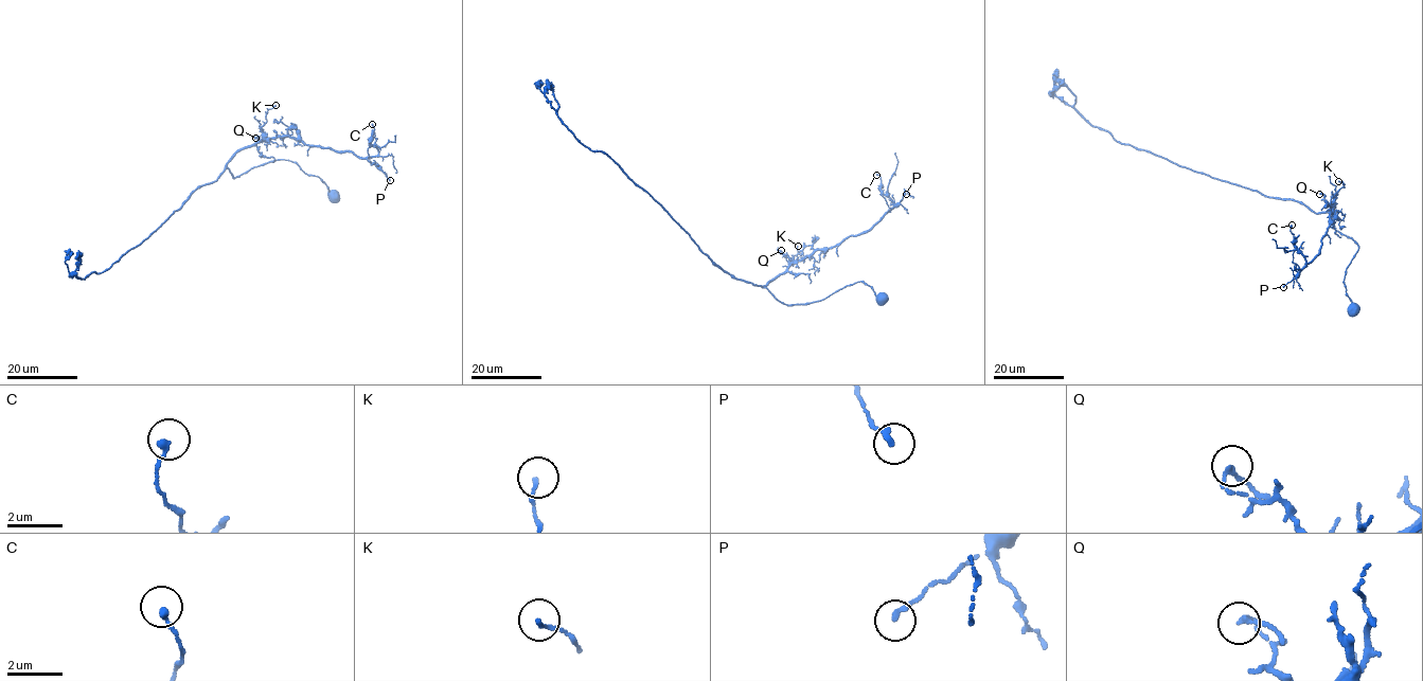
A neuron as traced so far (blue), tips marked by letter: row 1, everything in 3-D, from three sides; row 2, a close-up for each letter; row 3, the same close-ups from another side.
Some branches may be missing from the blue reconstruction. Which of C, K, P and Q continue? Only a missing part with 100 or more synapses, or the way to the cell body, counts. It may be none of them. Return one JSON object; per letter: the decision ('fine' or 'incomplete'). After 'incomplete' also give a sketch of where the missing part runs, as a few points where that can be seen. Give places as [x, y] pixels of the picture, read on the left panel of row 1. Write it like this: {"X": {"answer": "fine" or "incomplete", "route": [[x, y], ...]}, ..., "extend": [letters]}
{"C": {"answer": "fine"}, "K": {"answer": "fine"}, "P": {"answer": "fine"}, "Q": {"answer": "fine"}, "extend": []}

